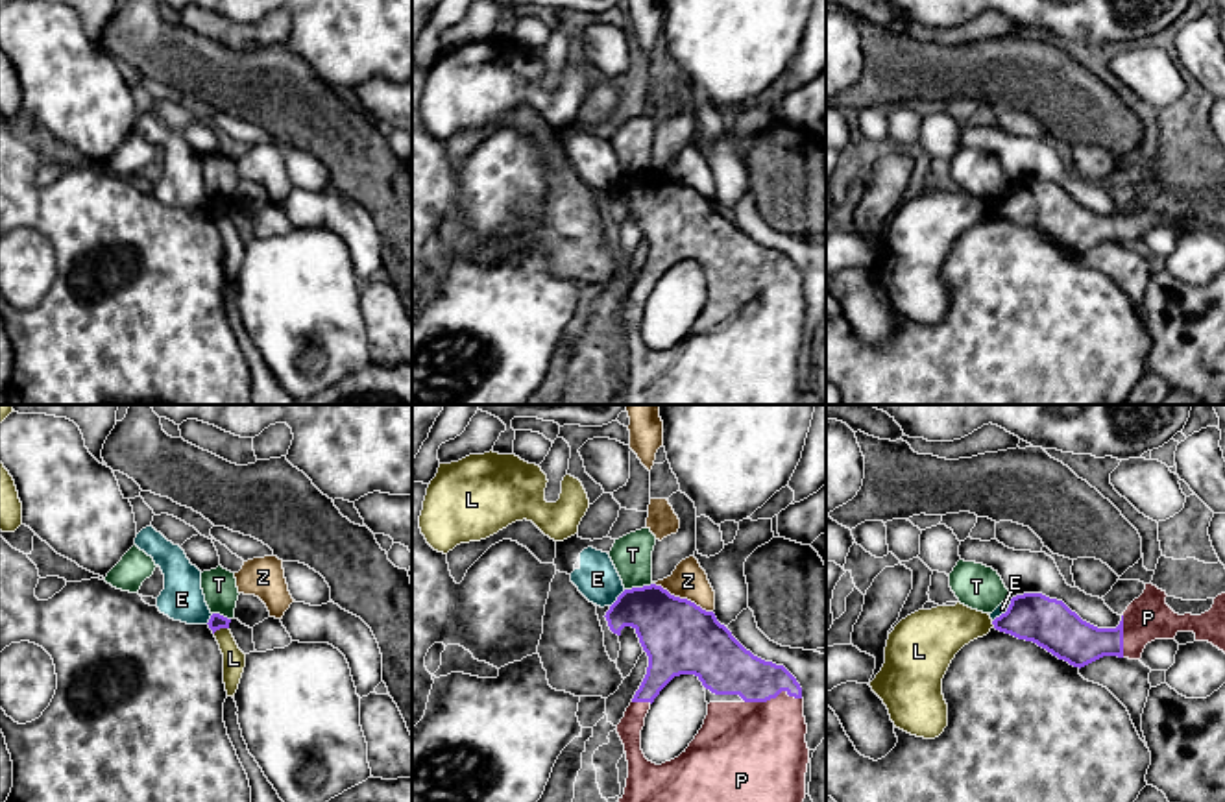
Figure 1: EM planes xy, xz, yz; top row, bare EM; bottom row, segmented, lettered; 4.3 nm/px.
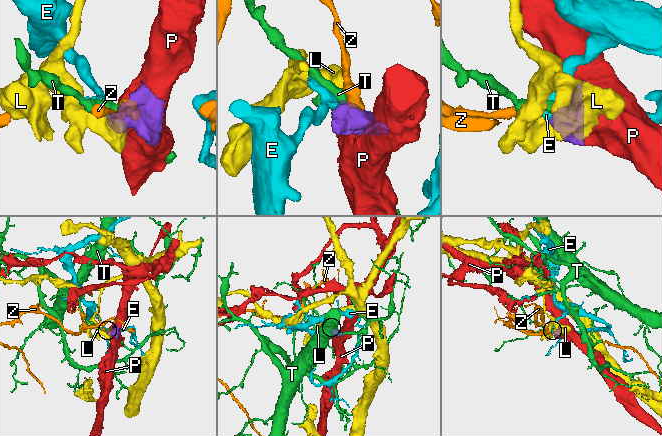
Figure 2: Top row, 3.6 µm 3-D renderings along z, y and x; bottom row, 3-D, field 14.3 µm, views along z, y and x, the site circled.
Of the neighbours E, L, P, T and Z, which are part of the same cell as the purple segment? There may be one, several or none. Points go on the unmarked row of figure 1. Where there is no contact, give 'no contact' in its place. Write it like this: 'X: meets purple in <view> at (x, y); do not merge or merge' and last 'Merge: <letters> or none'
E: meets purple in yz at (1007, 196); do not merge
L: meets purple in xy at (220, 213); do not merge
P: meets purple in xz at (771, 283); merge
T: meets purple in xz at (638, 174); do not merge
Z: meets purple in xz at (684, 185); do not merge
Merge: P

